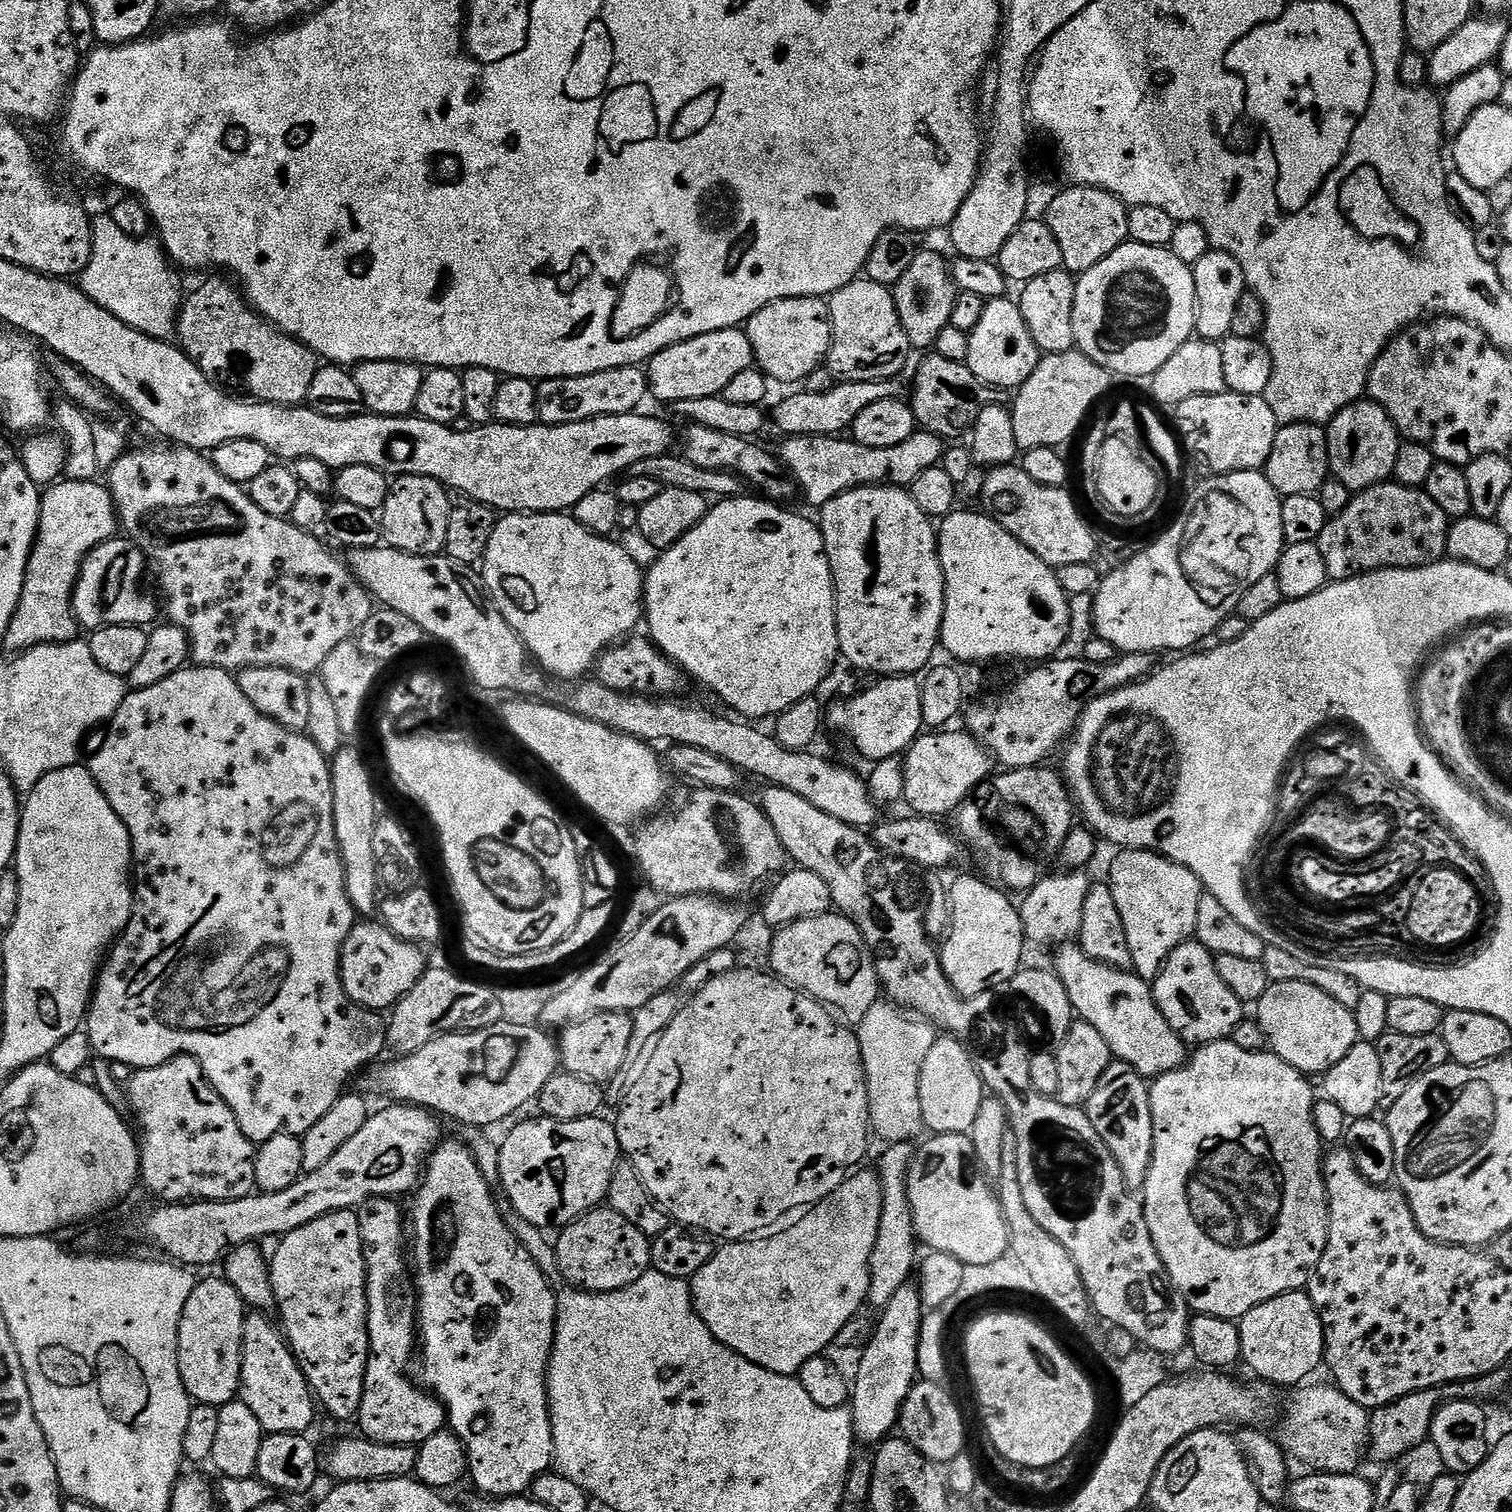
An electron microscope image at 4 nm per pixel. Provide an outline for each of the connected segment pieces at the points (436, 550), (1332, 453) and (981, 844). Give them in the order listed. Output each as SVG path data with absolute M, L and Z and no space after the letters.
M397 476L391 481L384 507L378 513L383 543L389 548L419 556L441 555L446 546L446 526L450 526L451 509L449 489L434 478Z
M1361 398L1342 409L1327 425L1326 431L1331 475L1341 480L1353 493L1393 479L1392 471L1394 462L1398 462L1402 437L1381 404Z
M1048 767L1015 768L993 775L973 789L972 796L955 813L955 831L967 847L972 847L983 875L1005 889L1027 890L1043 879L1046 866L1052 858L1059 857L1060 848L1074 827L1071 793L1061 773Z

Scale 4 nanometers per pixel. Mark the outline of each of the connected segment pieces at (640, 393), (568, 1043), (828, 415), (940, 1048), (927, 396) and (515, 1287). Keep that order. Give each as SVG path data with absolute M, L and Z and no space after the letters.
M640 366L611 368L598 374L542 380L536 384L536 393L541 424L573 424L593 420L595 416L621 416L627 412L636 412L639 404L650 396L648 378L645 369Z
M597 1012L585 1020L577 1020L565 1027L558 1036L558 1051L563 1071L572 1072L587 1080L612 1080L625 1061L630 1049L634 1020L627 1012Z
M895 379L891 380L875 380L874 382L854 382L846 380L843 382L833 383L830 390L825 392L806 392L797 390L793 396L788 396L780 405L777 406L770 416L776 419L778 427L784 431L785 437L790 436L834 436L843 433L845 430L851 429L854 418L858 418L858 414L862 414L862 410L866 410L866 406L874 406L874 402L879 400L890 400L897 395Z
M941 1035L930 1046L930 1054L926 1054L926 1062L922 1062L920 1075L920 1101L922 1102L922 1118L924 1128L932 1134L946 1132L971 1133L974 1118L978 1118L978 1110L986 1099L986 1085L981 1077L977 1061L972 1061L965 1045L956 1037Z
M928 355L916 368L916 381L912 384L910 397L912 413L923 431L933 432L941 438L956 436L959 432L967 433L986 406L1001 403L1001 389L982 383L968 369L967 363L959 364L950 358Z
M445 1139L437 1144L431 1156L426 1161L426 1167L422 1172L422 1179L419 1181L418 1187L415 1189L412 1200L412 1212L410 1208L410 1268L414 1273L414 1295L416 1297L416 1318L418 1321L418 1360L420 1356L420 1364L413 1363L410 1368L410 1376L419 1387L425 1392L436 1397L441 1404L444 1405L446 1413L446 1424L452 1433L464 1443L464 1449L468 1452L468 1476L470 1480L476 1483L476 1488L488 1498L503 1498L505 1496L522 1496L531 1489L534 1481L540 1477L543 1472L549 1471L553 1467L554 1461L552 1451L554 1450L554 1438L552 1437L552 1419L550 1418L550 1410L548 1409L548 1363L550 1362L550 1354L554 1346L554 1334L556 1333L556 1298L558 1295L557 1289L552 1289L552 1284L549 1277L544 1273L539 1266L534 1262L534 1258L529 1252L524 1249L524 1245L520 1243L518 1237L513 1234L509 1221L505 1219L501 1205L492 1197L492 1188L488 1185L488 1180L484 1177L484 1172L480 1169L480 1164L476 1161L476 1156L464 1144L459 1144L456 1140Z

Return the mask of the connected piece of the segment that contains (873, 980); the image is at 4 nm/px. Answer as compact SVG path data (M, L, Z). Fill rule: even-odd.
M839 914L815 916L779 929L773 938L770 968L784 982L796 980L796 984L804 984L804 988L812 988L816 996L824 996L824 1000L832 1004L840 1004L840 1008L844 1008L844 1012L852 1016L852 1026L859 1025L860 1020L866 1018L866 1010L870 1010L870 1006L874 1006L882 996L880 979L876 976L876 963L872 961L868 944L864 941L858 926L854 926L854 922L847 916Z

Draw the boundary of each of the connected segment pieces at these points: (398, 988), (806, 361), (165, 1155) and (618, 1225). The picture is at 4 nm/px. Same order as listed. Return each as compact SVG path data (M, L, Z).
M357 922L340 951L340 977L346 994L362 1008L377 1014L391 1009L423 978L426 971L421 945L398 938L383 923Z
M818 296L782 298L778 302L770 302L759 308L748 320L746 331L750 338L755 367L773 381L781 380L784 384L805 380L814 369L821 367L827 361L828 352L832 349L832 319L828 313L827 303Z
M176 1056L173 1060L166 1061L157 1068L142 1068L133 1071L132 1079L126 1084L126 1095L130 1105L131 1115L136 1115L135 1127L138 1129L138 1143L140 1146L140 1179L139 1183L144 1184L144 1188L152 1196L157 1196L160 1202L199 1202L201 1200L237 1200L253 1195L256 1188L254 1178L254 1162L256 1161L257 1145L251 1144L242 1134L242 1126L238 1126L238 1118L226 1106L224 1099L215 1092L204 1079L204 1071L200 1068L200 1063L193 1056Z
M601 1206L564 1225L554 1240L556 1267L573 1288L589 1292L613 1292L630 1286L652 1268L652 1240L638 1226L630 1226L622 1214Z

